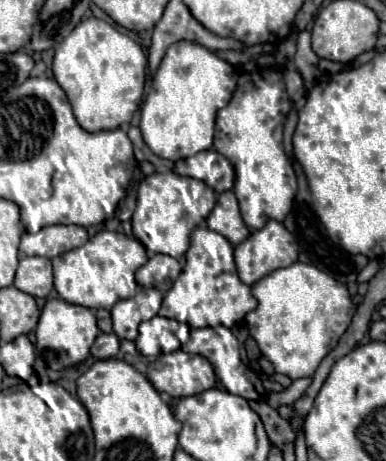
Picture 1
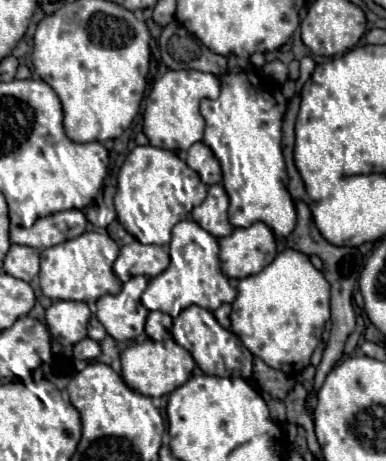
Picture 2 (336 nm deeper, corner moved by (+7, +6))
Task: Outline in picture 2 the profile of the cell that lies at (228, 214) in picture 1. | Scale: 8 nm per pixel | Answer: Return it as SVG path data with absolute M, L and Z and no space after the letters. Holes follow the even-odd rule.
M222 184L208 188L206 200L192 210L192 220L194 218L206 232L212 232L216 238L224 238L234 230L228 220L228 194Z

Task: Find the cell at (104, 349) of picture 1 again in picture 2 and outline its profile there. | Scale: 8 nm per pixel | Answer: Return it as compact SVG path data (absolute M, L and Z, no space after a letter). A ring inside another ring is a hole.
M84 338L74 346L74 358L76 360L96 360L100 354L102 354L102 348L92 338Z

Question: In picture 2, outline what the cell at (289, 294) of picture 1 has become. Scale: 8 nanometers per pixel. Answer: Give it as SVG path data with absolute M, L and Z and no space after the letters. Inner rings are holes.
M286 248L276 256L268 268L254 276L246 276L238 282L238 298L232 302L232 332L240 336L244 346L258 358L262 358L270 368L282 370L288 376L294 376L302 372L310 364L310 356L320 344L320 330L324 328L324 322L330 320L330 288L324 280L322 272L316 270L310 262L310 258L302 252L296 252L292 248Z

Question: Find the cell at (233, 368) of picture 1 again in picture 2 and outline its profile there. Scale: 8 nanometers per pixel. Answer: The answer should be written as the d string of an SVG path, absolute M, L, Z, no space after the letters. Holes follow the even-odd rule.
M190 306L184 312L180 312L180 316L174 320L172 336L182 348L186 348L192 354L192 358L196 360L196 364L202 368L204 374L236 376L252 380L252 352L244 348L242 340L234 332L222 328L210 310Z

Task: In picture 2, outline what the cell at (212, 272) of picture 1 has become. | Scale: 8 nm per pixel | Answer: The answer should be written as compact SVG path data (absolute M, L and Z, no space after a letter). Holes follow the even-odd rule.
M182 220L172 230L170 240L170 266L156 278L148 282L148 288L142 294L142 304L148 310L160 310L176 318L182 310L196 304L206 310L216 310L226 302L234 302L236 288L234 284L222 274L218 240L200 228L194 220Z

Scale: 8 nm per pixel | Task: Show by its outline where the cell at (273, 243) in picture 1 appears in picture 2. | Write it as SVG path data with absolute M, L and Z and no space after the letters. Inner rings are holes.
M256 222L250 228L234 228L230 236L220 238L222 272L232 280L260 272L274 256L276 238L264 222Z

